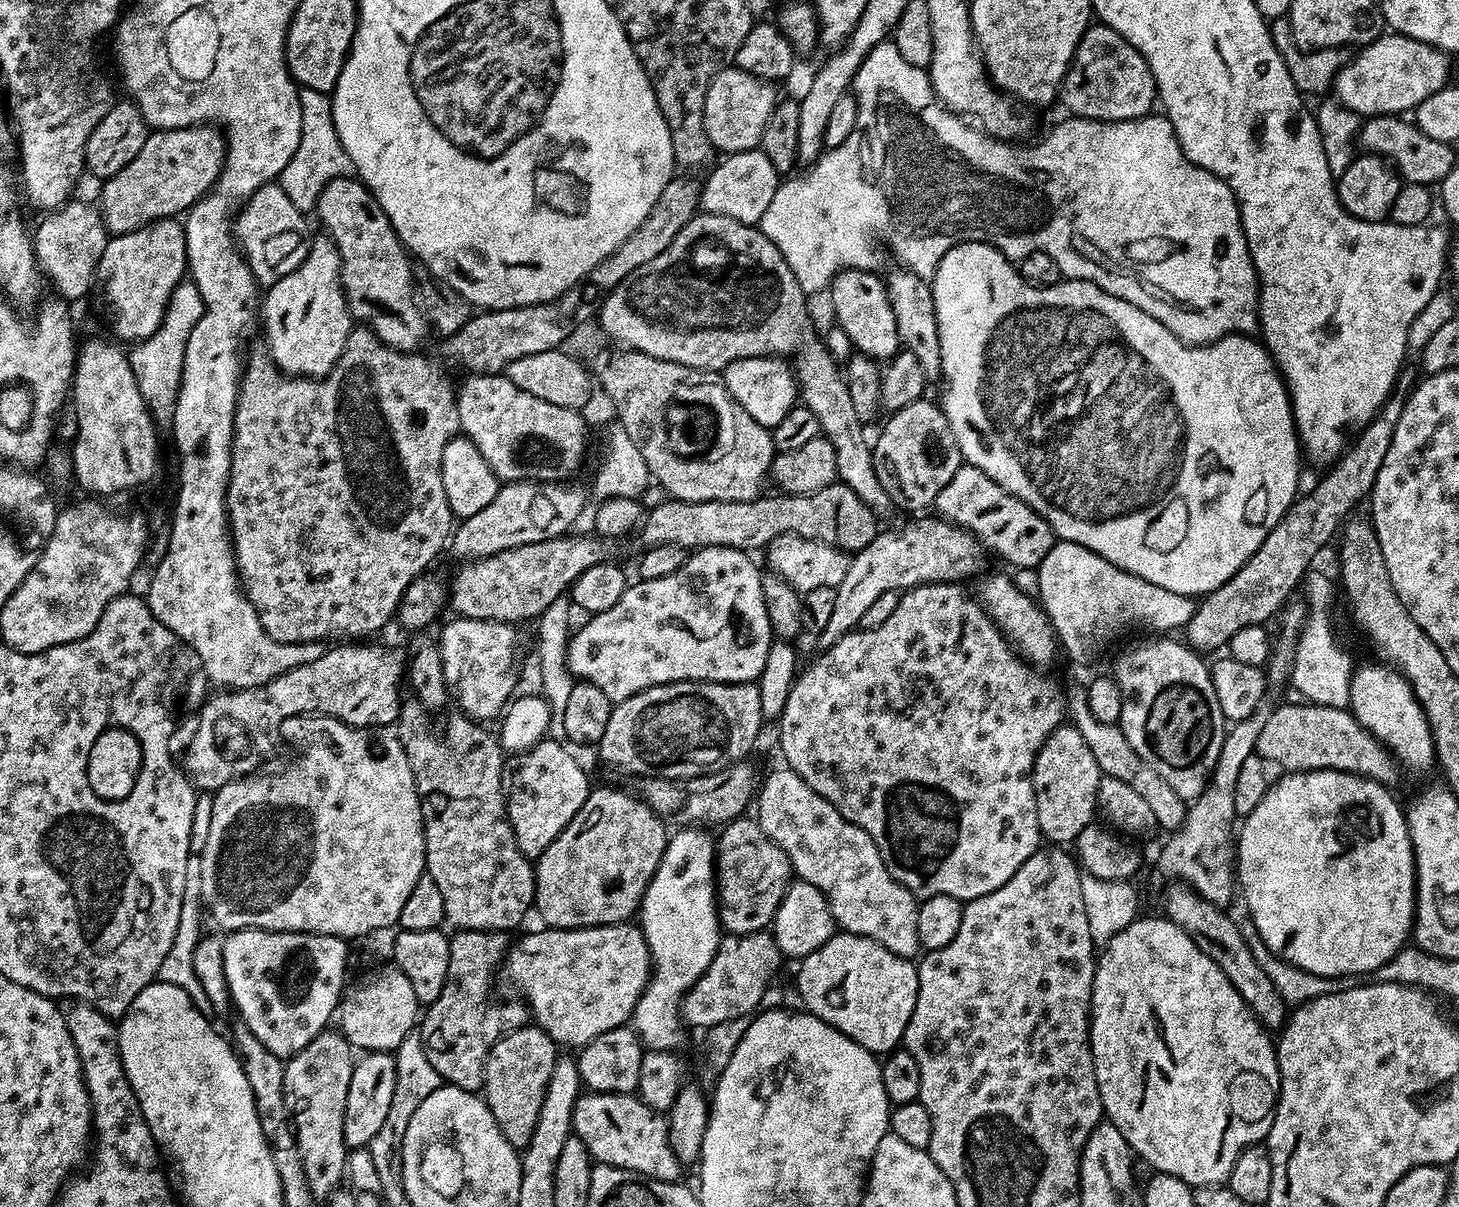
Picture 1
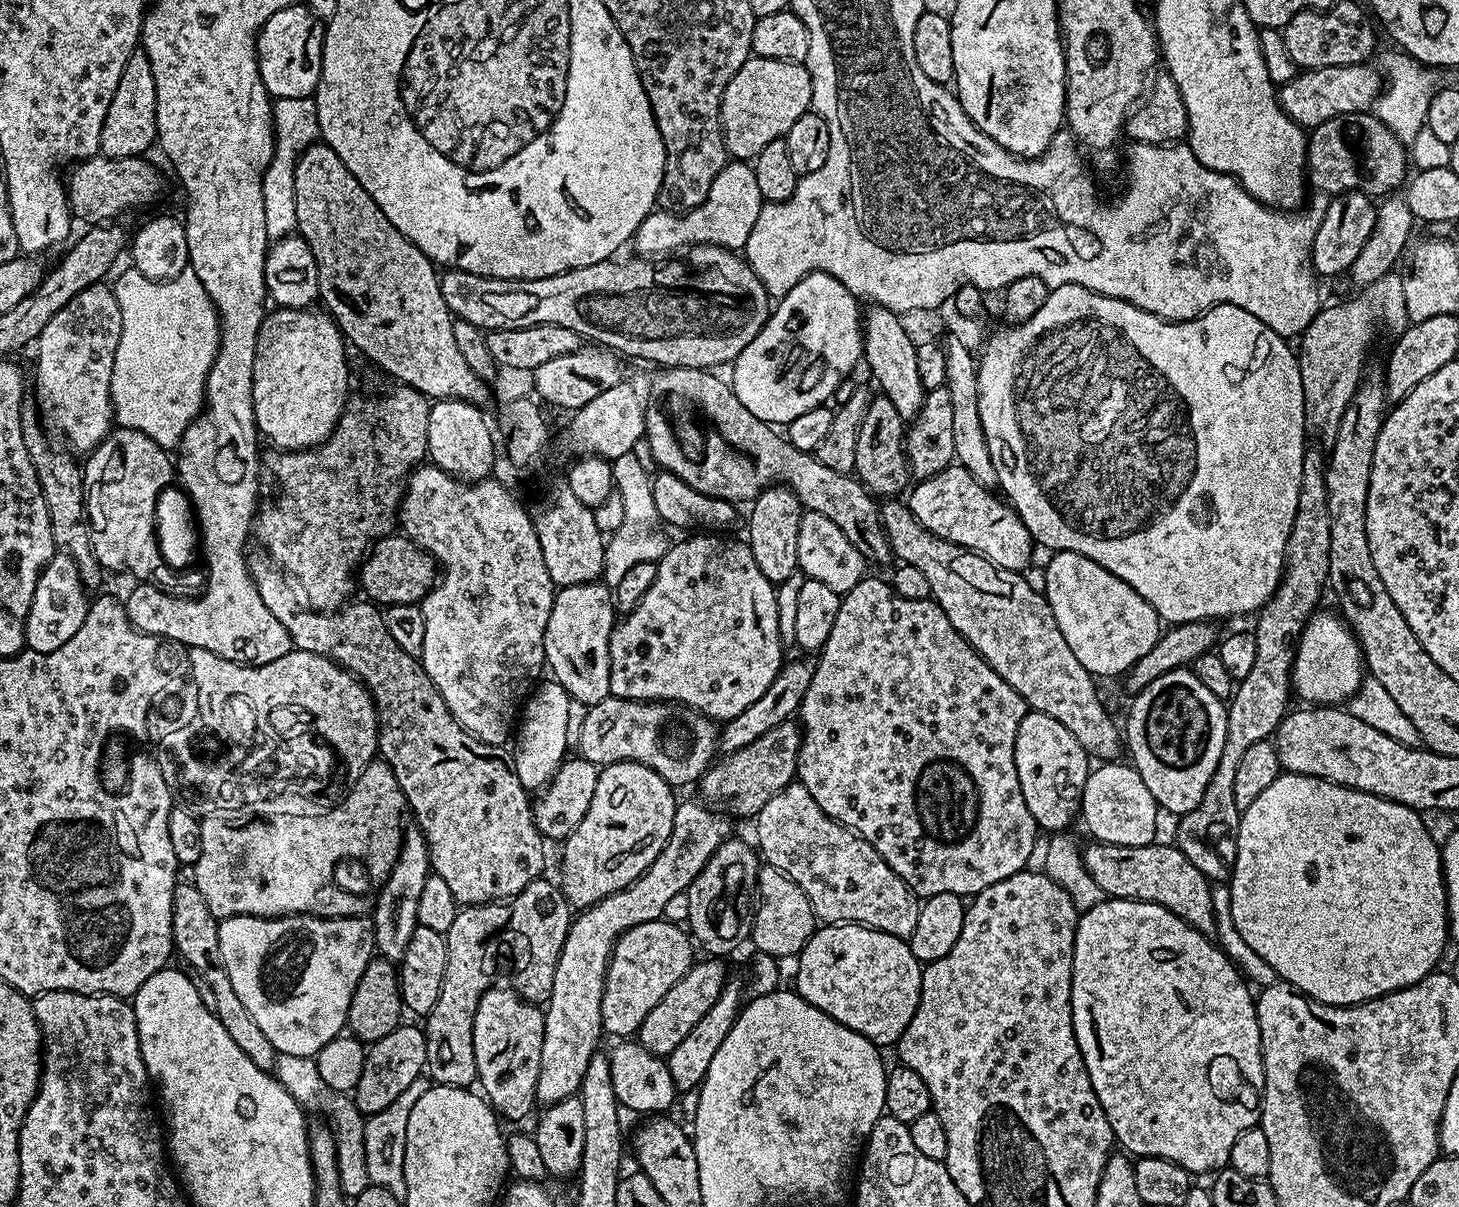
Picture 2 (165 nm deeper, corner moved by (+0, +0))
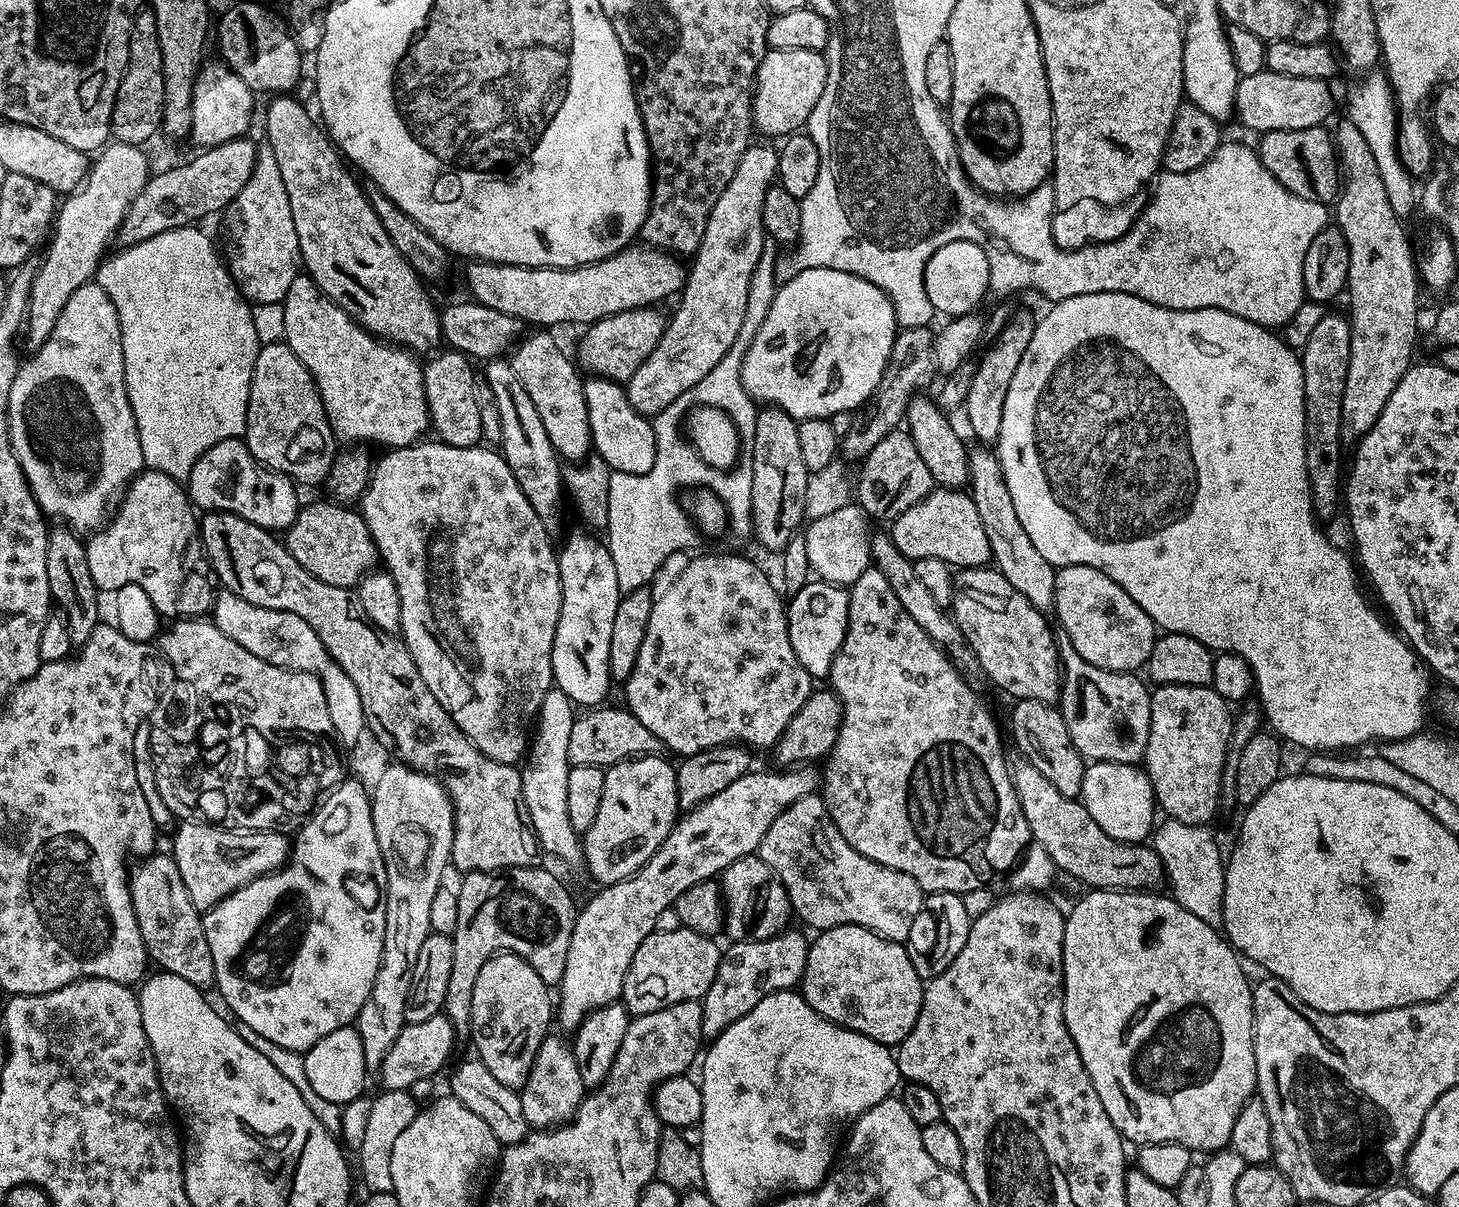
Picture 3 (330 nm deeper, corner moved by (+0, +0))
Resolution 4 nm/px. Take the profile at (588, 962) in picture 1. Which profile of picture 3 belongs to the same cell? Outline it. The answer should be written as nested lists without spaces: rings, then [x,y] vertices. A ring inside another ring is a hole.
[[[683,926],[675,927],[669,932],[657,930],[650,933],[642,946],[634,950],[634,962],[630,962],[630,970],[626,970],[622,997],[624,1007],[633,1017],[654,1014],[654,1010],[666,1010],[666,1006],[678,1002],[703,1001],[706,990],[710,990],[710,982],[714,982],[714,974],[718,974],[721,945],[716,945],[713,937]]]

